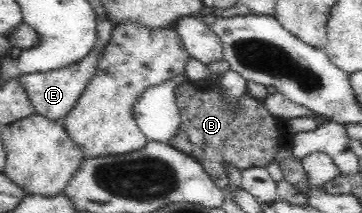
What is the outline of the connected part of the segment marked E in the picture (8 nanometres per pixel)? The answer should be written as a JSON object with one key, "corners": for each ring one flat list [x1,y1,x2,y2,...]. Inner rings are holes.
{"corners":[[109,19,95,21,95,45,91,47,91,51,81,57,77,63,53,69,48,73,35,73,29,75,21,74,19,77,20,84,25,88,31,103,33,104,35,113,43,115,51,120,63,120,63,118,75,107,77,100,81,97,83,90,87,84,91,82,92,76,96,73,97,61,101,55,101,51,111,33,111,21]]}

